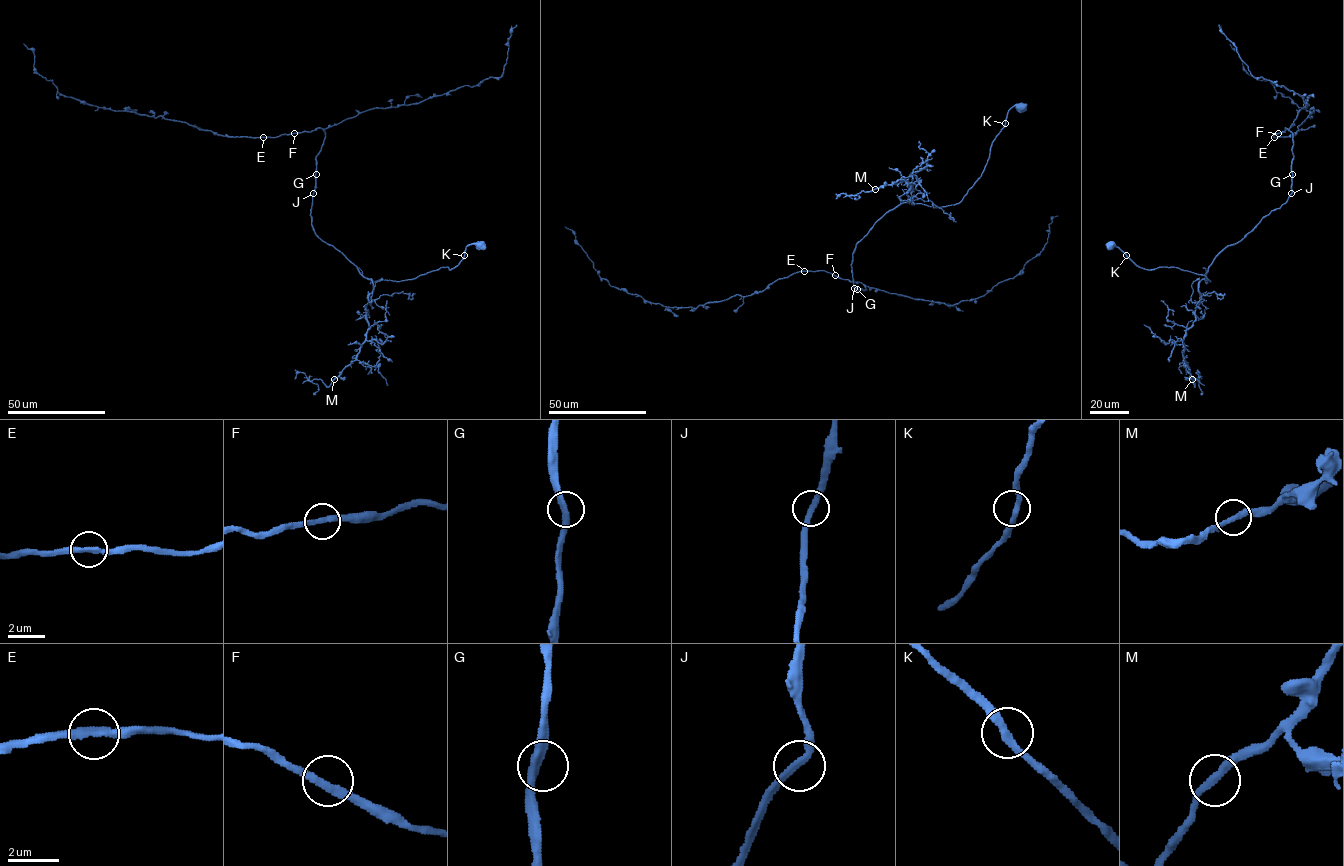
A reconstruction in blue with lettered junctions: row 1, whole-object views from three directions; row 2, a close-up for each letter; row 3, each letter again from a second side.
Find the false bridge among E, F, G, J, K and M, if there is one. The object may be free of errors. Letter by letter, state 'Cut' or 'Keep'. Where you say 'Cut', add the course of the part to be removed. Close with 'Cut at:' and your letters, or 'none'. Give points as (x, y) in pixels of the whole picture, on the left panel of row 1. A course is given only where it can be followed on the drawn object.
E: Keep
F: Keep
G: Keep
J: Keep
K: Keep
M: Keep
Cut at: none

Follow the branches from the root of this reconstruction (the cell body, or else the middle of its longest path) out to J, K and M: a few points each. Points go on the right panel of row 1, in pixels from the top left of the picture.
J: (1111, 245), (1146, 270), (1177, 267), (1210, 281), (1205, 274), (1218, 254), (1240, 242), (1291, 193)
K: (1111, 245), (1118, 247), (1126, 255)
M: (1111, 245), (1146, 270), (1177, 267), (1210, 281), (1200, 281), (1200, 303), (1183, 338), (1183, 358), (1192, 379)

